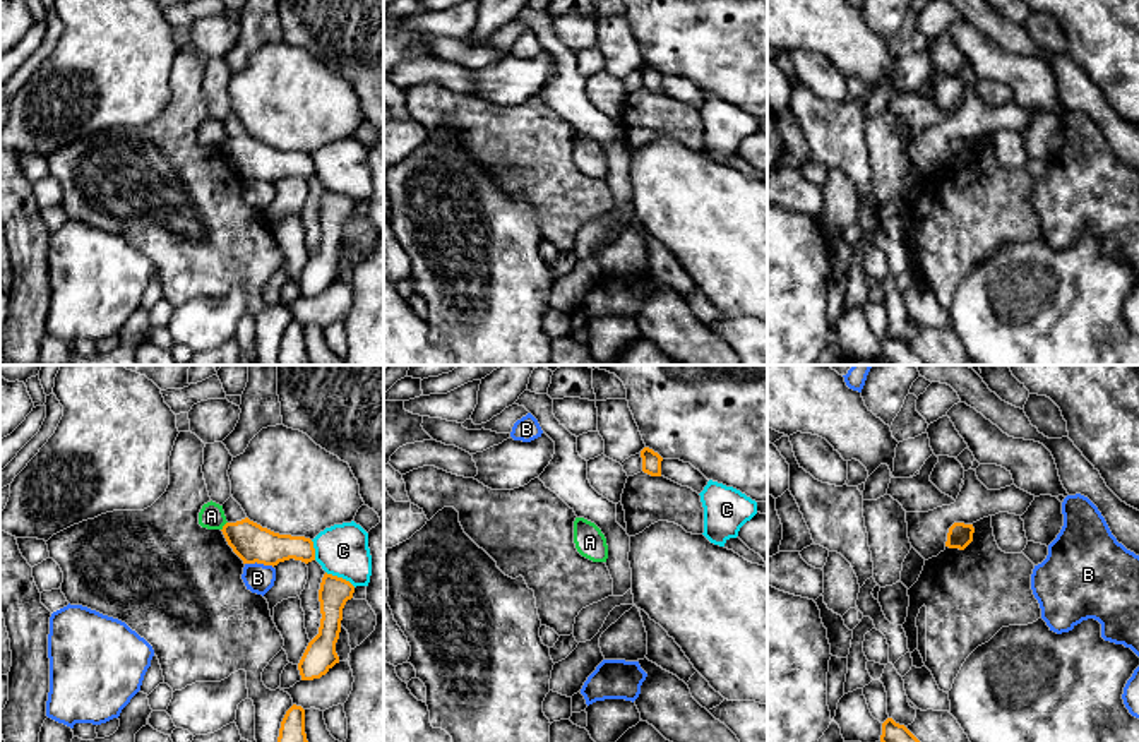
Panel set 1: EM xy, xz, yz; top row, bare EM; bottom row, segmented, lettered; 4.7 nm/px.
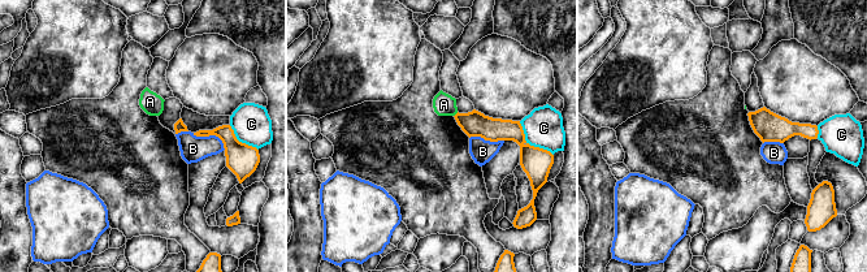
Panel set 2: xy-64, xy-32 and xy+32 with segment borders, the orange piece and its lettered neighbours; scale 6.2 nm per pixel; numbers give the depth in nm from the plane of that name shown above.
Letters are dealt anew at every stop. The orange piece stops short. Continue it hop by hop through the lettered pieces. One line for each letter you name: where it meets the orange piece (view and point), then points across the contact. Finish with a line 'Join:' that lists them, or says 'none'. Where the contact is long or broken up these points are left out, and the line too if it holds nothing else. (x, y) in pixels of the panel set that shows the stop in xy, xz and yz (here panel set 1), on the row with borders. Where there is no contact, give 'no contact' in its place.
Join: none

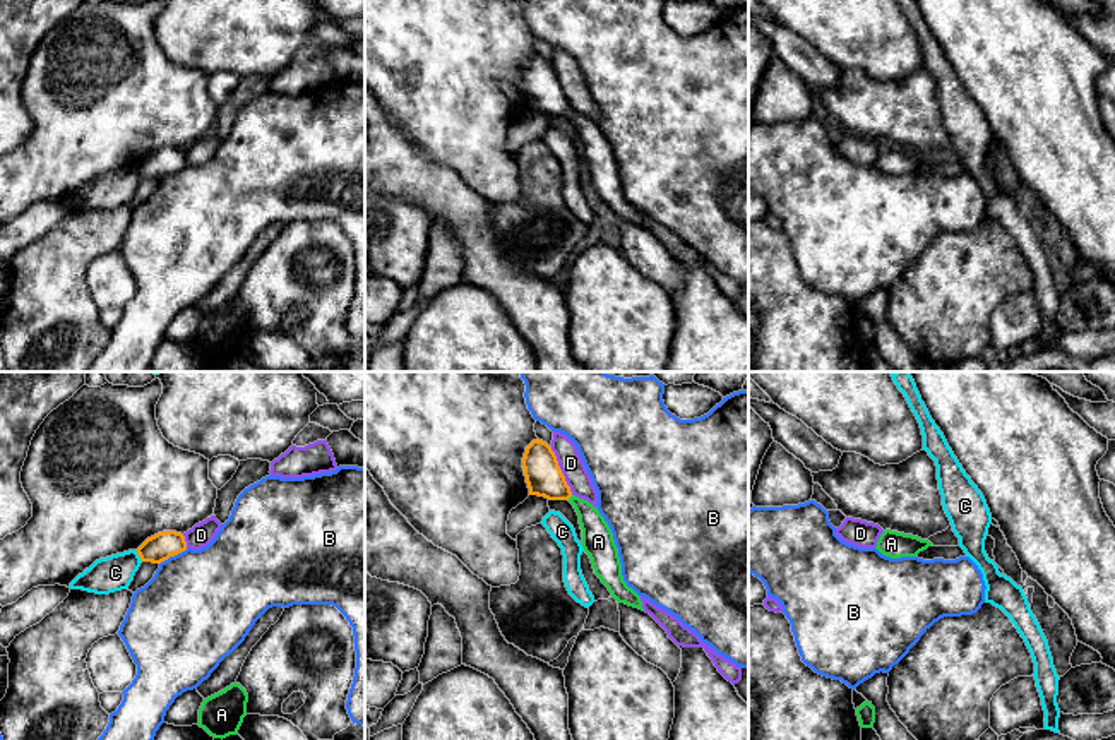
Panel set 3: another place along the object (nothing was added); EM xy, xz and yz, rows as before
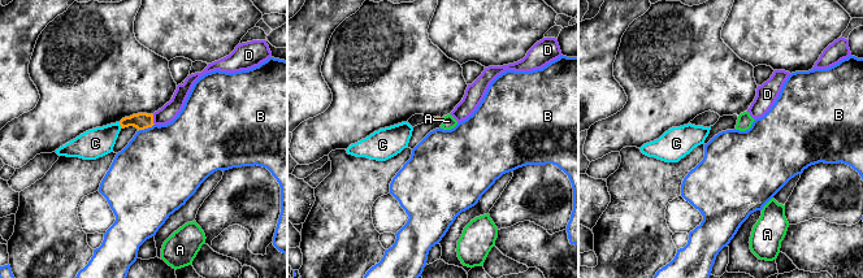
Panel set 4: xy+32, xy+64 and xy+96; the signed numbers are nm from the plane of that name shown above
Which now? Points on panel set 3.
A: xz (569, 497) | across xz (543, 475), (569, 497), (590, 516), (598, 542)
Join: A

